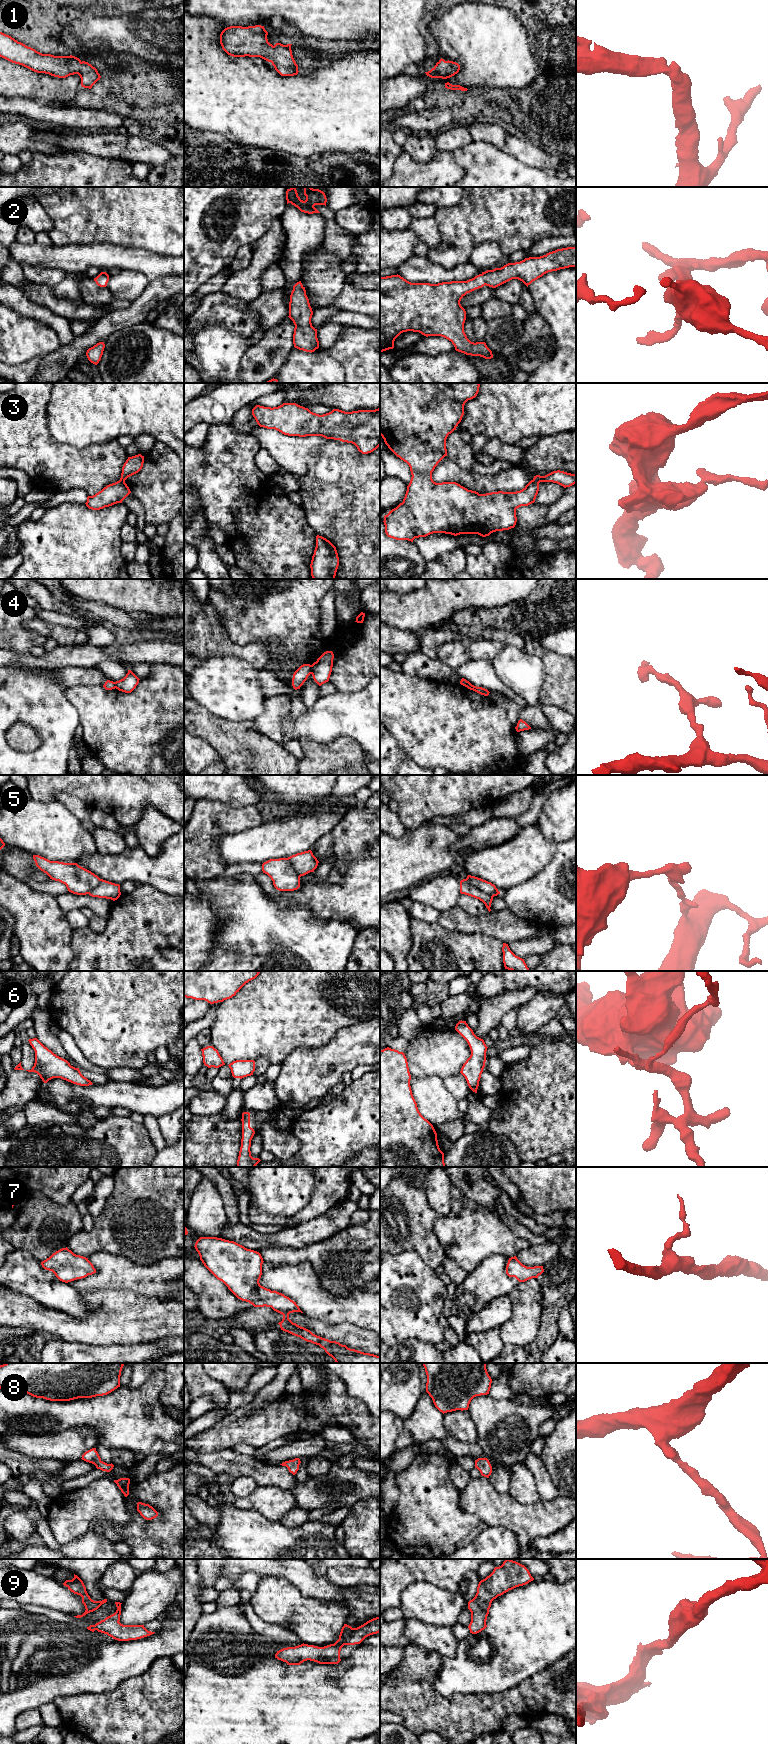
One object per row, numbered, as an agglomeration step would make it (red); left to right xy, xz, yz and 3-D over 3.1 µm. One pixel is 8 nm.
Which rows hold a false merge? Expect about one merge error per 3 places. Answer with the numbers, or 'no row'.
3, 4, 5

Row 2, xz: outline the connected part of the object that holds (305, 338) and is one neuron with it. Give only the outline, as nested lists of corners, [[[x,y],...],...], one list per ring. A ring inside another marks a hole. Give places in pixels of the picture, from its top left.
[[[301,281],[293,286],[289,302],[289,318],[295,328],[293,334],[294,347],[306,352],[314,352],[319,348],[317,329],[312,326],[313,315],[305,287]]]

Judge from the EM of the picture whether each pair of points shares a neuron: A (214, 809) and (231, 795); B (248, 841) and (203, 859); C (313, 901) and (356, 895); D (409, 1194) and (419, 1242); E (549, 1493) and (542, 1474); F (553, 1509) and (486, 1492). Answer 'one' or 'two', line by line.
A: two
B: two
C: one
D: one
E: one
F: one

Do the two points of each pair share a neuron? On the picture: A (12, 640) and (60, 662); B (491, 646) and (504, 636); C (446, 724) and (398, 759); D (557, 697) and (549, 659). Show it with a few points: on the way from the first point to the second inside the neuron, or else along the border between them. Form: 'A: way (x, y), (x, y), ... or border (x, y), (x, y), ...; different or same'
A: border (10, 650), (16, 653), (29, 653); different
B: border (476, 635), (485, 639), (497, 639), (505, 645); different
C: border (391, 735), (418, 764); different
D: way (557, 688), (557, 668); same

